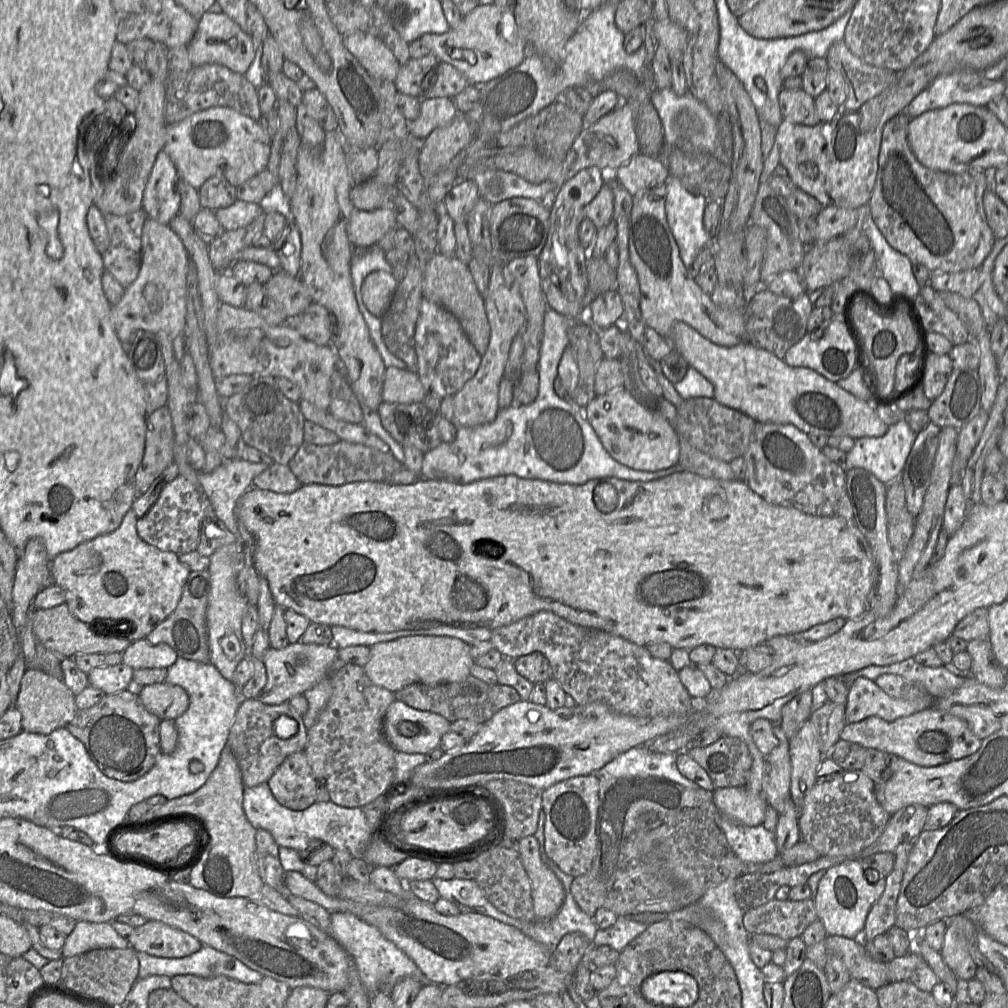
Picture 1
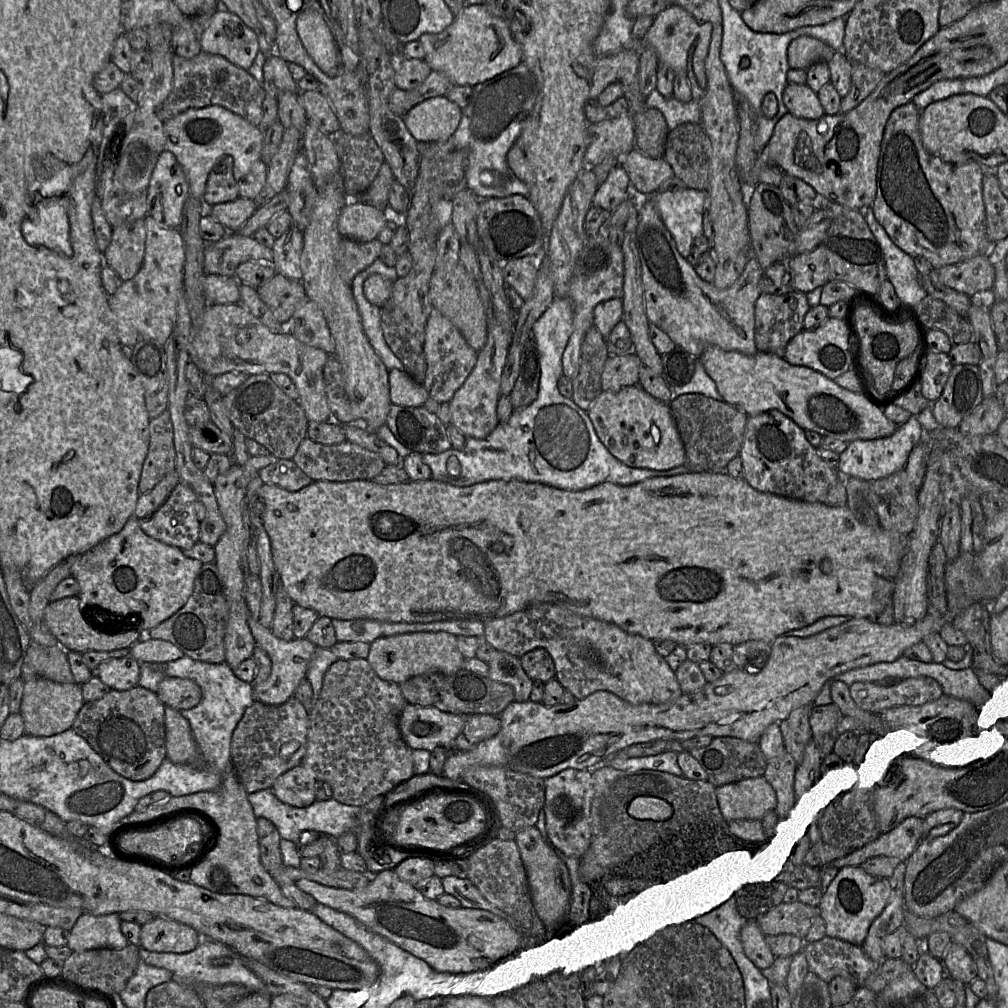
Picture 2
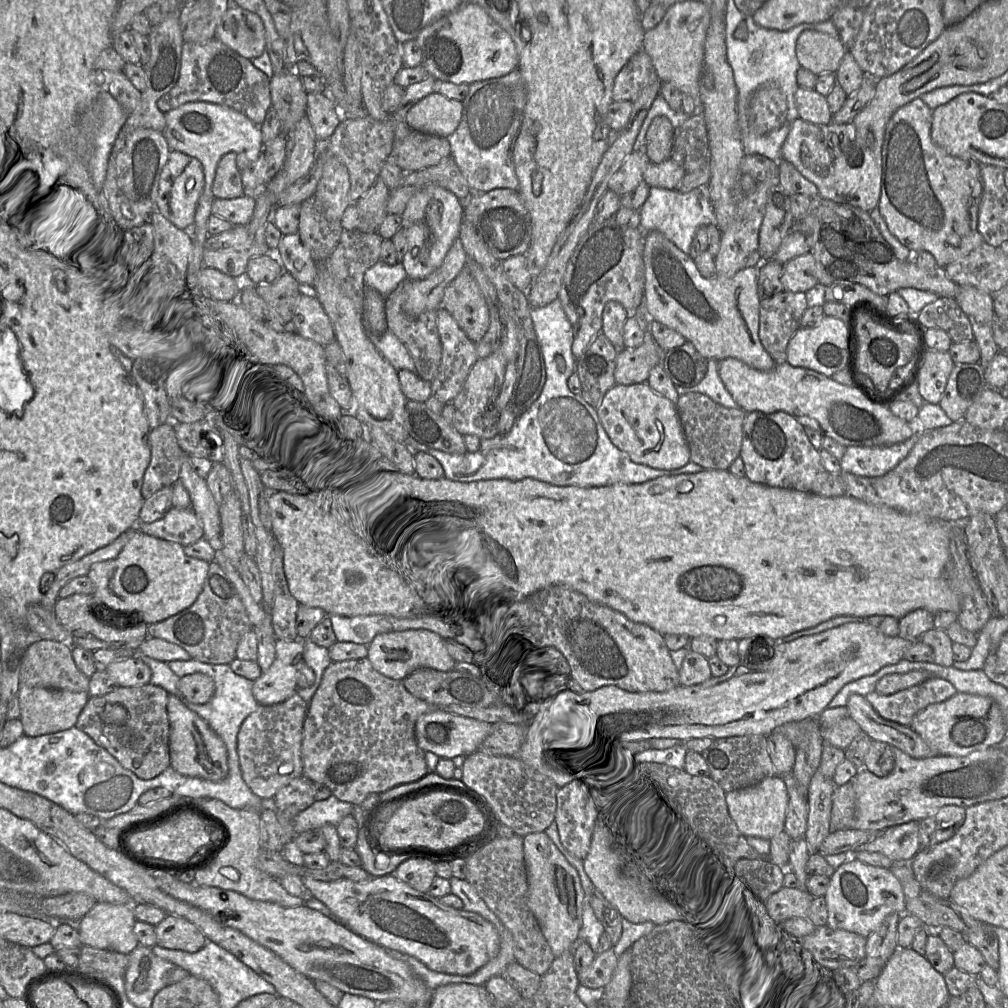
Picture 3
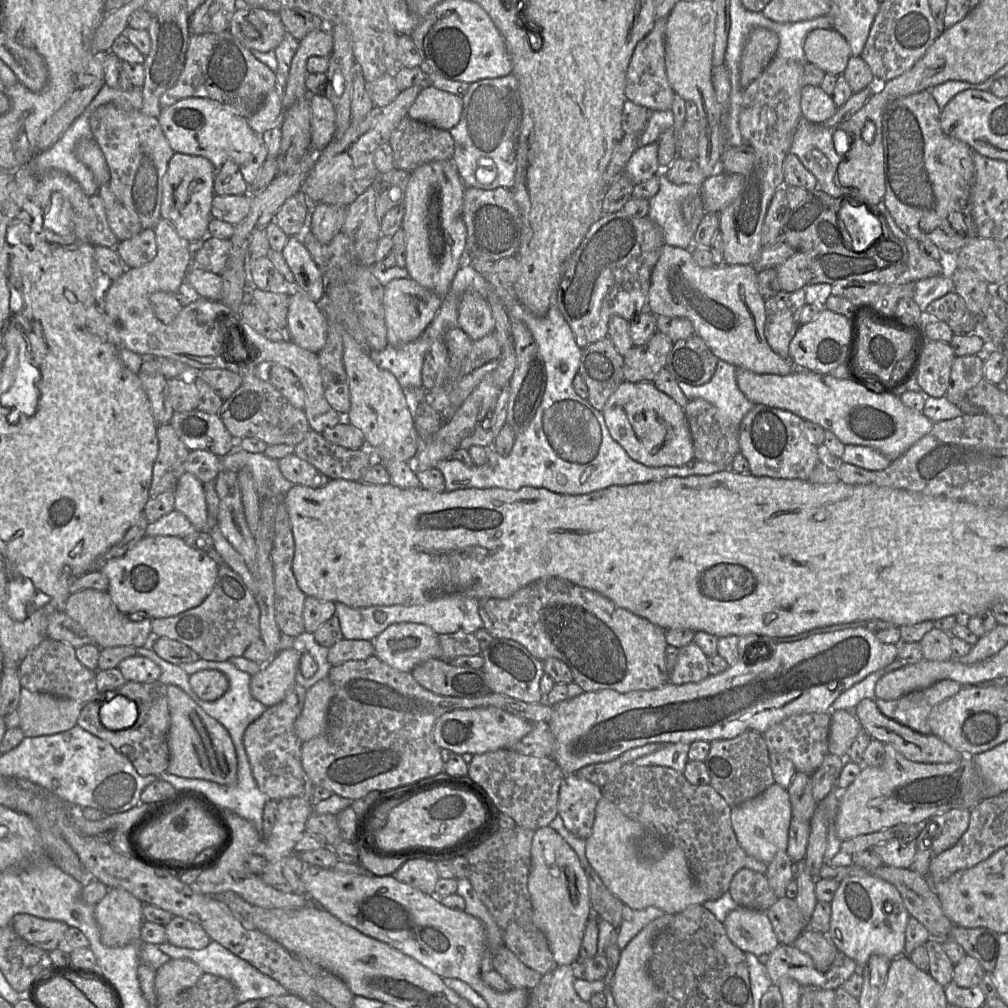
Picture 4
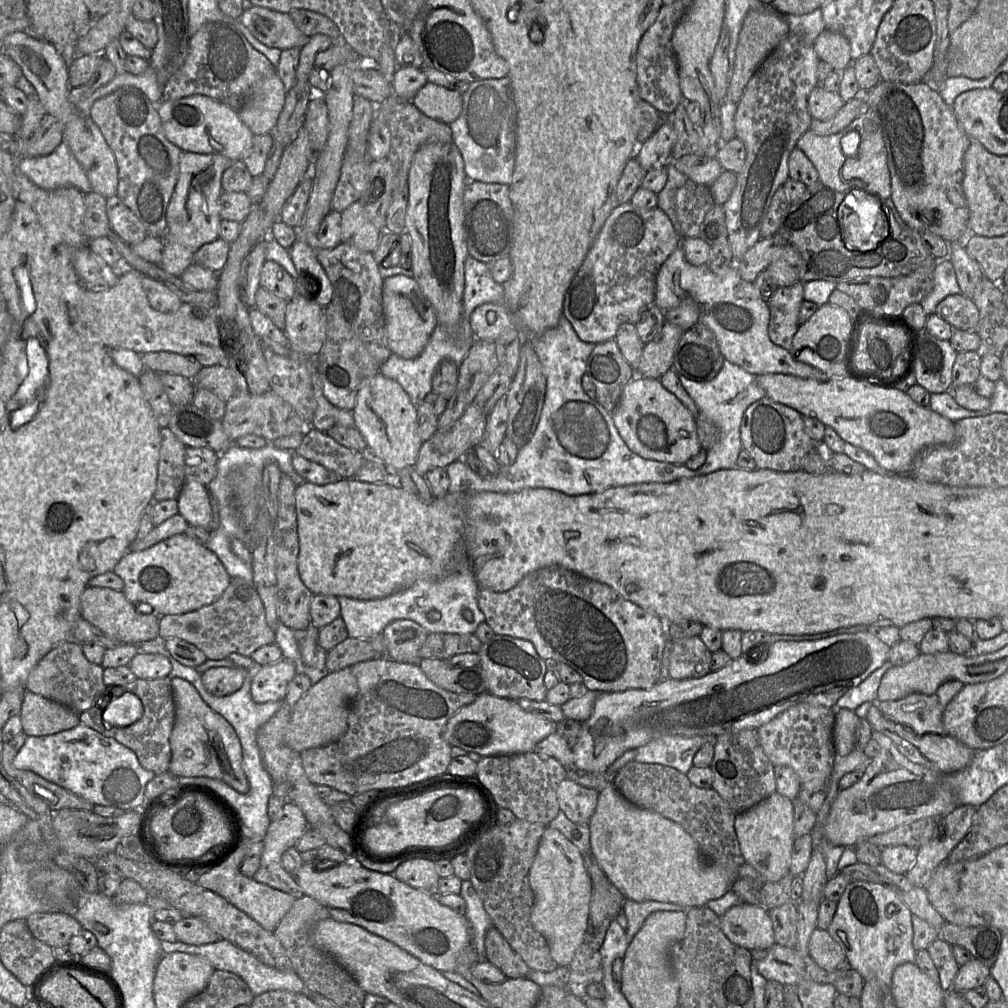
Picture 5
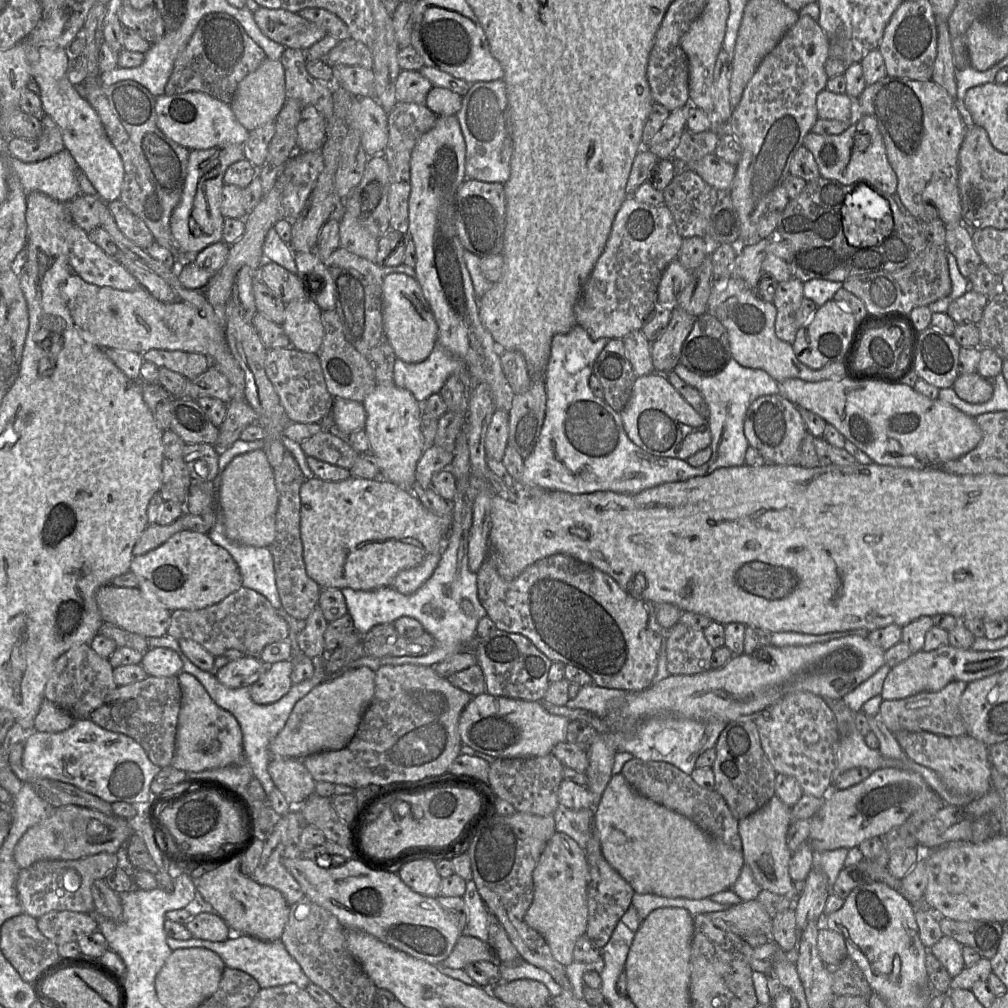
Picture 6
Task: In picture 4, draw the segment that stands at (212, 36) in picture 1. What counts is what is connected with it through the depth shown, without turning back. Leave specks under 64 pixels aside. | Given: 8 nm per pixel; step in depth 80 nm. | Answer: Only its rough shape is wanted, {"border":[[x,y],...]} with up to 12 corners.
{"border":[[237,9],[228,31],[249,50],[274,50],[287,33],[278,13]]}

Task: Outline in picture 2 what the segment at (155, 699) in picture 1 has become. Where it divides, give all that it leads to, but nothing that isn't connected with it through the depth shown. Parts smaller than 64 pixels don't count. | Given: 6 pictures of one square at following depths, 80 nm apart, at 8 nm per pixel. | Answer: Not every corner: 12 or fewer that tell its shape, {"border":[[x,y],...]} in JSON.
{"border":[[166,677],[155,693],[179,711],[202,698],[195,681]]}

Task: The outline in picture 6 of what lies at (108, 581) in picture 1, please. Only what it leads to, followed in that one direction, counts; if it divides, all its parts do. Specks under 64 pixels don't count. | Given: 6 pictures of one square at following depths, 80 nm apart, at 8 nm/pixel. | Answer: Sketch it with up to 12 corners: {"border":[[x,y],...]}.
{"border":[[185,529],[130,572],[171,612],[242,587],[231,554]]}

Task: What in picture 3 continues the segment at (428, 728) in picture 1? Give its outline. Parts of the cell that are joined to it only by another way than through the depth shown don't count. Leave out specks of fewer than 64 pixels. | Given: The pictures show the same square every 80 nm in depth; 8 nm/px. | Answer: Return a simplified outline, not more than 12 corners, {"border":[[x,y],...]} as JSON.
{"border":[[432,708],[418,746],[453,759],[480,748],[492,724]]}

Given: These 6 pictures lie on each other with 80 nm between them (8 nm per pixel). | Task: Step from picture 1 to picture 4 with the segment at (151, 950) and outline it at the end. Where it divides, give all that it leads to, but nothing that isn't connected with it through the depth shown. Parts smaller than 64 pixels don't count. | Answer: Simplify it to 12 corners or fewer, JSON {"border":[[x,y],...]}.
{"border":[[174,916],[167,943],[202,950],[212,941],[200,925]]}

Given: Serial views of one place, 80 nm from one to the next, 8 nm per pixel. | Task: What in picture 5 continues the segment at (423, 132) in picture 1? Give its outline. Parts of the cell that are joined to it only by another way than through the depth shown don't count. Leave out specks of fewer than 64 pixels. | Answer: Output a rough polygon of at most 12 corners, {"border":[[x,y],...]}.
{"border":[[427,82],[412,104],[450,125],[462,110],[462,95]]}

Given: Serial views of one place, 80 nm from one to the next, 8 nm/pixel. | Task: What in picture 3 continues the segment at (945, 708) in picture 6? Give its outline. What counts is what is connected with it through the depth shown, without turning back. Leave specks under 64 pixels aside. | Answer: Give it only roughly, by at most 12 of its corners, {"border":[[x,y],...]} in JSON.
{"border":[[935,677],[864,697],[882,718],[910,726],[919,711],[956,693]]}

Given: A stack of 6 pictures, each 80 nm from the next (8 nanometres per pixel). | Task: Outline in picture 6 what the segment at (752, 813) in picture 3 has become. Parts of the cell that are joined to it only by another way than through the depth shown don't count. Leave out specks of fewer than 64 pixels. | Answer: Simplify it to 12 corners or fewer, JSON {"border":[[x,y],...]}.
{"border":[[776,795],[739,820],[744,863],[762,889],[798,901]]}

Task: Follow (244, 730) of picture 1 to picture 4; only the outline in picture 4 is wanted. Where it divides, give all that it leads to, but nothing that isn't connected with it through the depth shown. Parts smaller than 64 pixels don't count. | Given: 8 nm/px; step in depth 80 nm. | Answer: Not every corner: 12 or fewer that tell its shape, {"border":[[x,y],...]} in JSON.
{"border":[[294,683],[245,730],[269,800],[314,803],[295,732],[308,689]]}

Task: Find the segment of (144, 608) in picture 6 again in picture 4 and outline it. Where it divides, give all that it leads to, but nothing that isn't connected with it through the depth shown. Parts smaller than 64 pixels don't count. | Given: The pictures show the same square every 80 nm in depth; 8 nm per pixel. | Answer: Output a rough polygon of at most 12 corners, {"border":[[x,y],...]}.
{"border":[[107,591],[71,594],[64,613],[99,648],[141,648],[145,612],[121,612]]}

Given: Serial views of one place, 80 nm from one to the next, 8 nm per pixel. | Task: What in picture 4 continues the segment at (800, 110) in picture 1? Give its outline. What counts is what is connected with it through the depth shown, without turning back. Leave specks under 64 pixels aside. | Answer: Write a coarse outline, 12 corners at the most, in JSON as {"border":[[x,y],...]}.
{"border":[[819,86],[801,89],[802,118],[814,123],[830,119],[838,107]]}

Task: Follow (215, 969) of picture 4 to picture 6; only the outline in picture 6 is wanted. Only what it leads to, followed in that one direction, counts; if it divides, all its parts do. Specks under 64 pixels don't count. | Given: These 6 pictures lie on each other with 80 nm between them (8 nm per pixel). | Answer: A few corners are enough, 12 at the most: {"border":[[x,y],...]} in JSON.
{"border":[[247,935],[166,942],[172,951],[208,949],[261,989],[310,982],[280,940]]}

